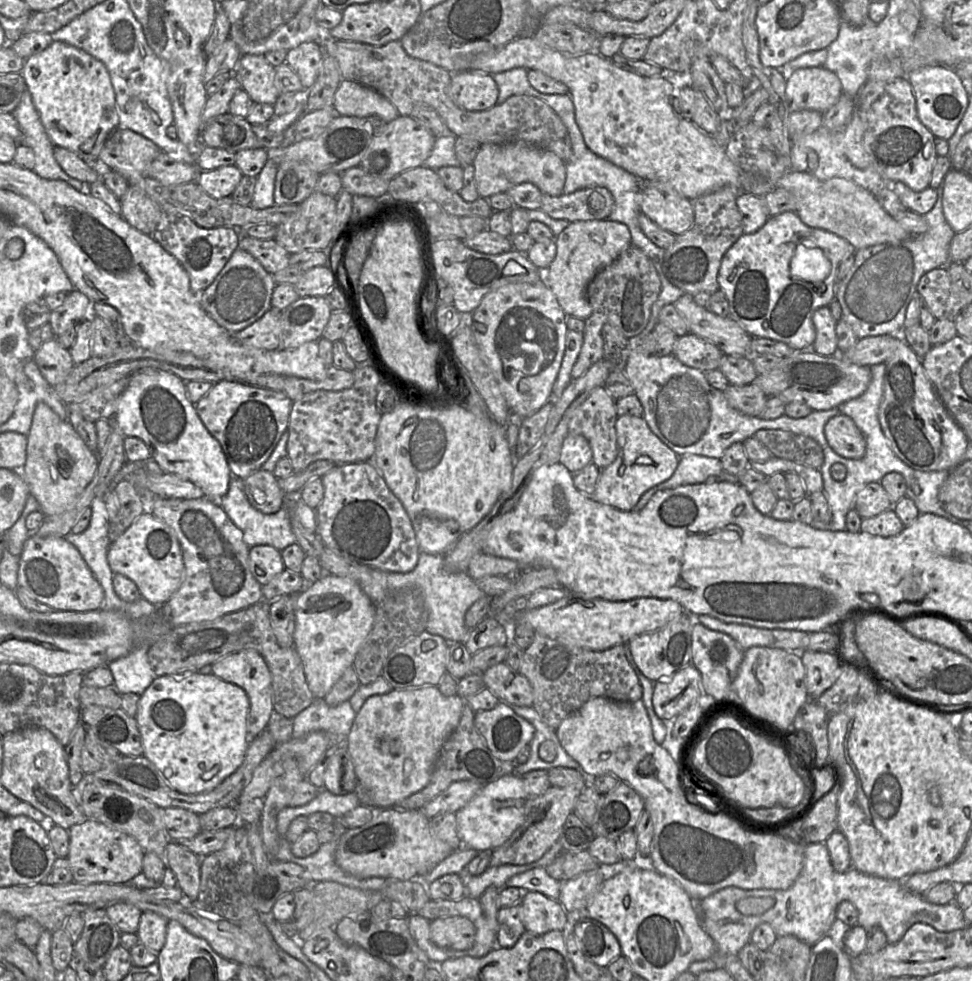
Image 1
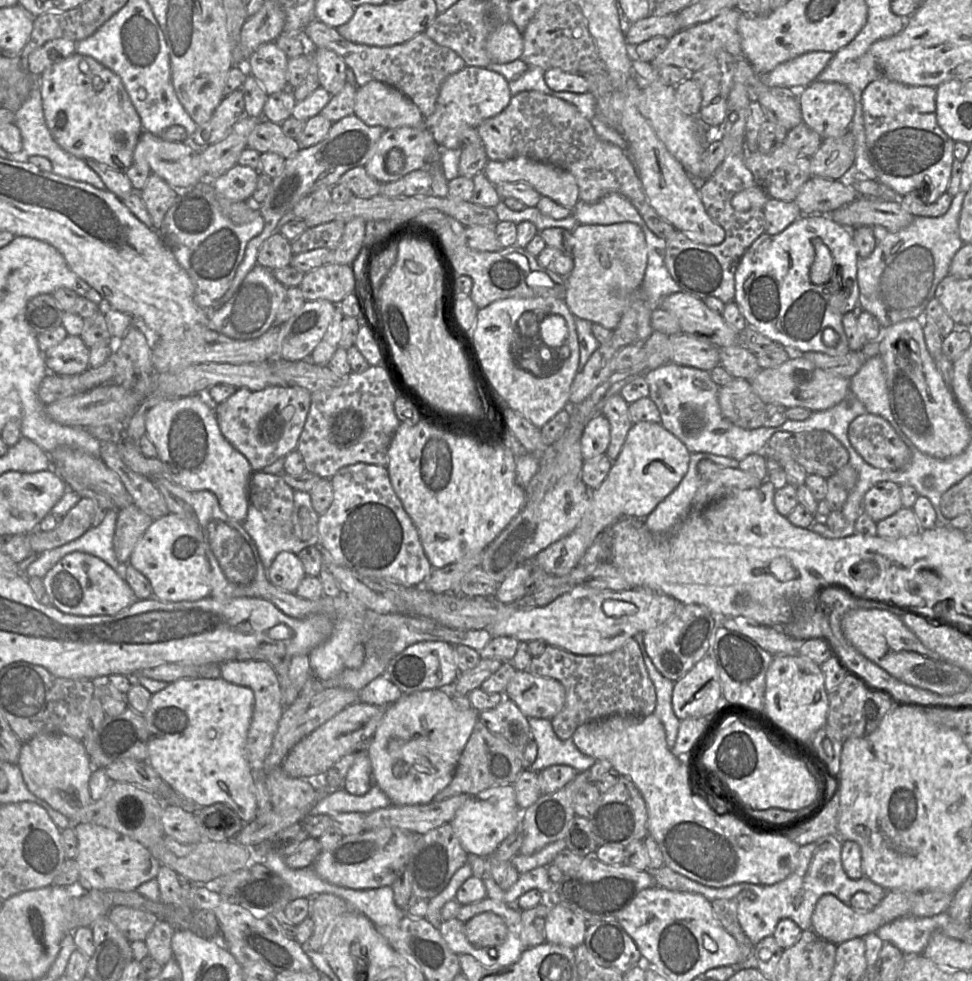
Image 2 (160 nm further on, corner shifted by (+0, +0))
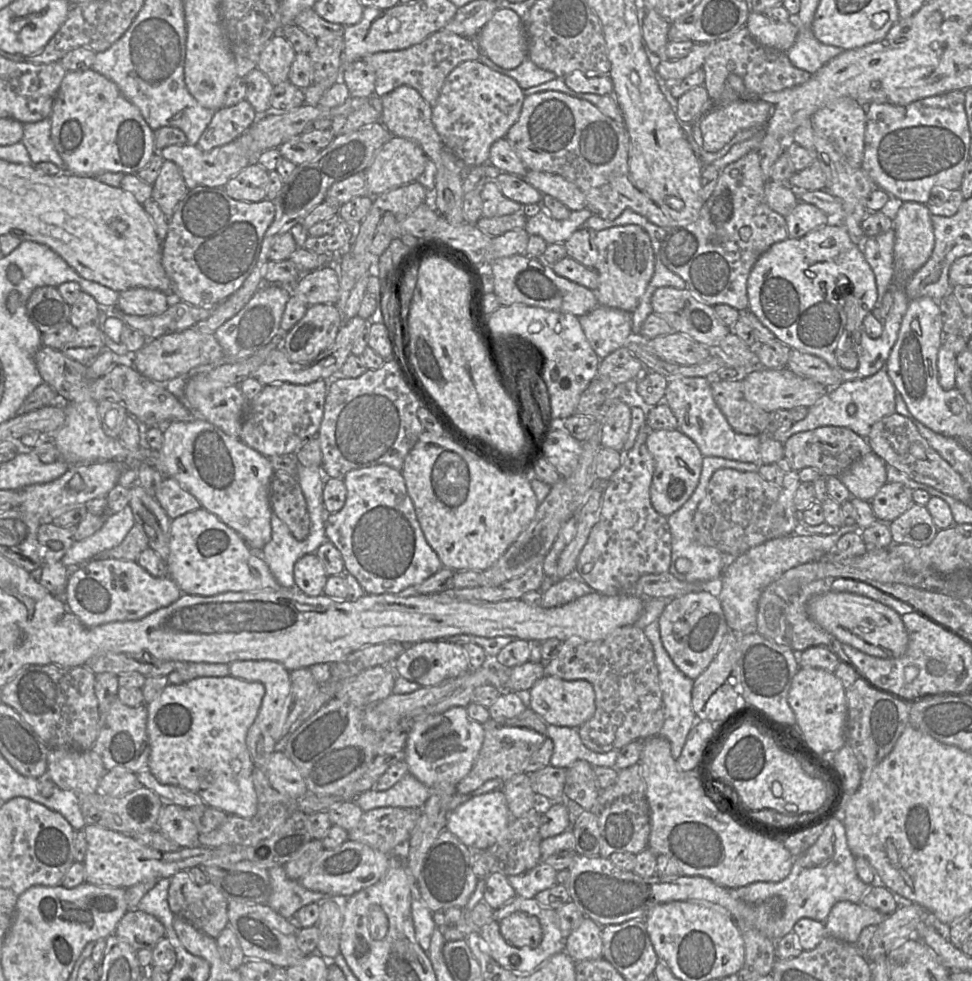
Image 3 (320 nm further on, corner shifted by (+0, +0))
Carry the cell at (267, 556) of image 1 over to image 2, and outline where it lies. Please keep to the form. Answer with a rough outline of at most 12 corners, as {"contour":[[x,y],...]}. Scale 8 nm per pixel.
{"contour":[[280,552],[266,569],[275,587],[295,593],[305,576],[300,559]]}

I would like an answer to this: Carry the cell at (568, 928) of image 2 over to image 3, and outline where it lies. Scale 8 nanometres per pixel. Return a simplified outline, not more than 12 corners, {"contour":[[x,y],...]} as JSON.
{"contour":[[585,917],[565,939],[575,962],[602,958],[601,926]]}

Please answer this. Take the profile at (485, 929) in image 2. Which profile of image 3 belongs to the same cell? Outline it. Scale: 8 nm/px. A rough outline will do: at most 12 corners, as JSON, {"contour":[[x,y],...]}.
{"contour":[[510,914],[499,922],[512,946],[536,947],[543,938],[537,917]]}

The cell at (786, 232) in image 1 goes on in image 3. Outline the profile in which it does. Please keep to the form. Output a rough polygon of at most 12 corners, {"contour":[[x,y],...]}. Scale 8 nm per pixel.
{"contour":[[839,222],[773,244],[748,310],[824,359],[878,301]]}

